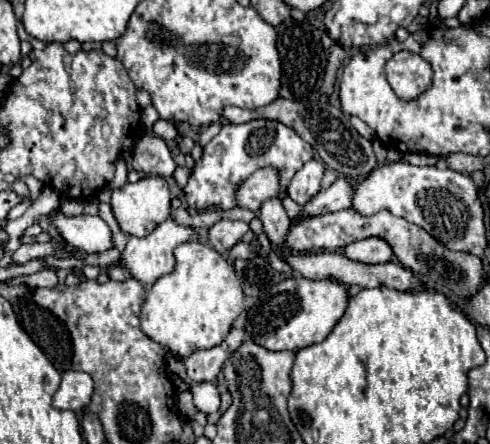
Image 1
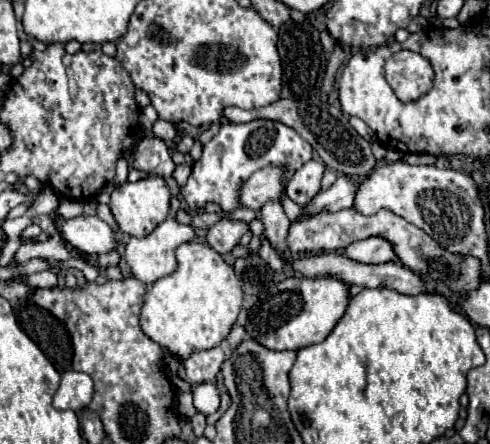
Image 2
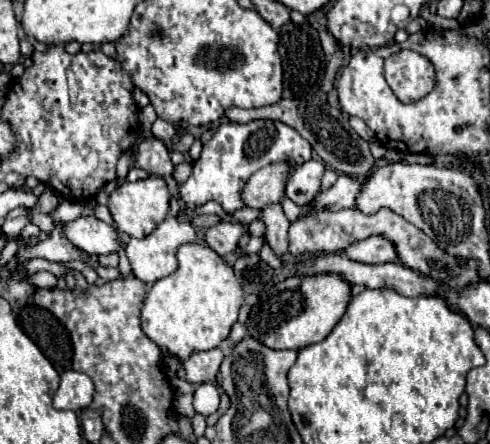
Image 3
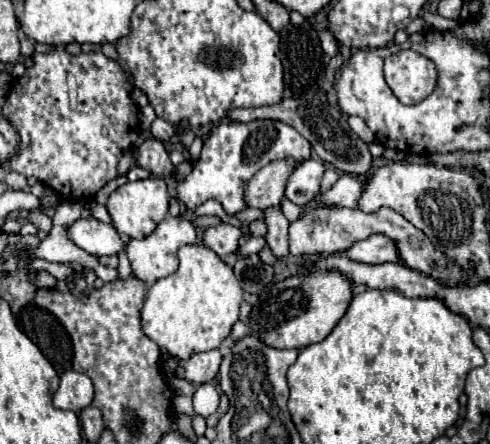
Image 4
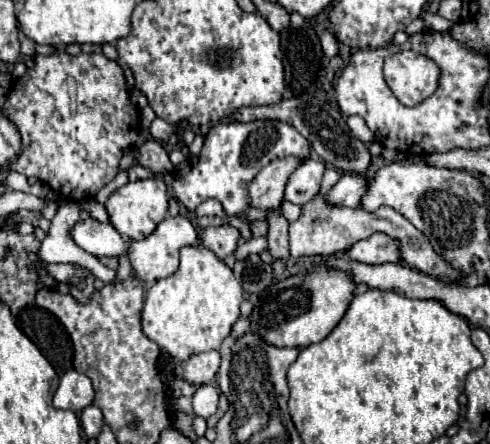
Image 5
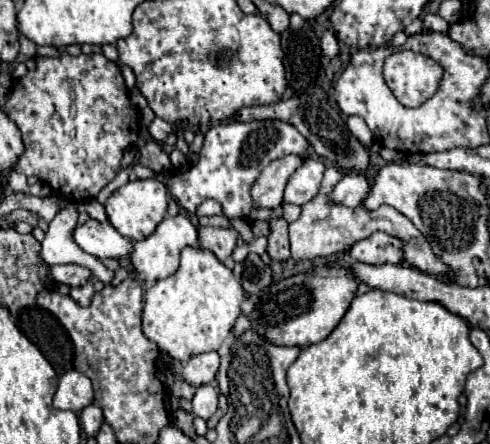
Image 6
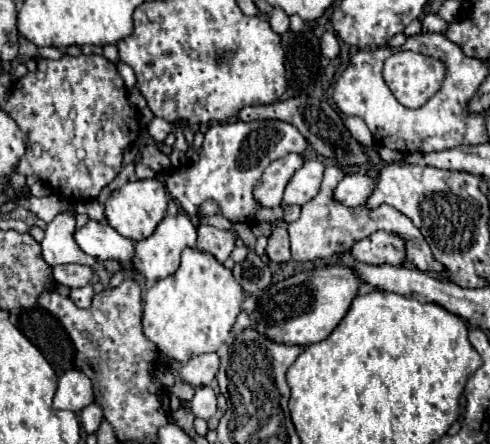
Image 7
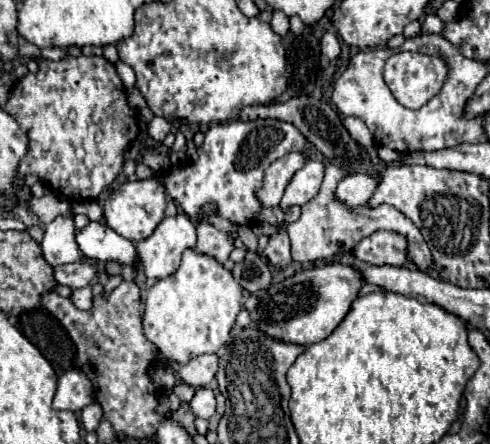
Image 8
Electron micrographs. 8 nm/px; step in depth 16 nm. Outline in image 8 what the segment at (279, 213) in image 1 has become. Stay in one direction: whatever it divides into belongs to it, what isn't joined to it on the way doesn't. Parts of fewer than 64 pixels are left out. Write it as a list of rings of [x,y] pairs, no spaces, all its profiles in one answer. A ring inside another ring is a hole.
[[[286,224],[276,228],[276,232],[270,236],[268,246],[264,248],[264,252],[260,256],[266,256],[270,260],[270,264],[274,264],[278,268],[284,268],[286,264],[292,262],[290,240],[288,240],[288,234],[286,234]]]

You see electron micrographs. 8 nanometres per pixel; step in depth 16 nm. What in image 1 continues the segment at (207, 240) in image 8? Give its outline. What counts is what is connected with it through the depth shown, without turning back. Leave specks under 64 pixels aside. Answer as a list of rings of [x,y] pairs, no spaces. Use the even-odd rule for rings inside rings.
[[[220,220],[210,228],[208,240],[214,246],[214,250],[228,252],[248,230],[250,230],[248,222],[242,222],[242,220]]]

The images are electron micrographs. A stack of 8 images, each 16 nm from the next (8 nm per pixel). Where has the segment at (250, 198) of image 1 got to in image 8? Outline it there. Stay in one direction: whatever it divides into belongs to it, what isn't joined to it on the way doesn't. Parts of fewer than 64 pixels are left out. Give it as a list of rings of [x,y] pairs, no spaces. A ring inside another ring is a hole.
[[[292,152],[268,166],[264,172],[262,186],[256,190],[256,198],[260,200],[262,206],[266,208],[276,208],[282,200],[284,188],[288,186],[290,178],[304,166],[306,156],[300,152]]]

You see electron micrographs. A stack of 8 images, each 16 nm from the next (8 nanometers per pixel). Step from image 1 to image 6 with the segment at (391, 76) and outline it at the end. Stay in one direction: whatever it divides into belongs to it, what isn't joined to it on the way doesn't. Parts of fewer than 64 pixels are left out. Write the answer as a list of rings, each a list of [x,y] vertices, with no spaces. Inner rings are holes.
[[[400,50],[396,54],[398,70],[392,70],[392,56],[384,62],[386,84],[404,106],[420,106],[440,86],[440,66],[422,54]]]

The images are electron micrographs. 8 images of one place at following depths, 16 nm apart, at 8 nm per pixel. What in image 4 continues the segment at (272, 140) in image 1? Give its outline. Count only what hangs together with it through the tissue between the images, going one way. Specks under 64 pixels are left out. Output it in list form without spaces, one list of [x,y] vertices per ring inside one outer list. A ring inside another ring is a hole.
[[[252,120],[248,124],[238,122],[220,124],[208,138],[206,146],[202,148],[202,154],[198,162],[194,162],[190,176],[184,182],[176,182],[178,198],[186,204],[188,210],[194,210],[206,200],[218,200],[226,210],[226,214],[232,216],[238,210],[246,208],[242,200],[244,198],[242,188],[252,178],[252,174],[256,174],[272,160],[298,158],[296,154],[310,154],[310,144],[292,126],[284,122]]]

